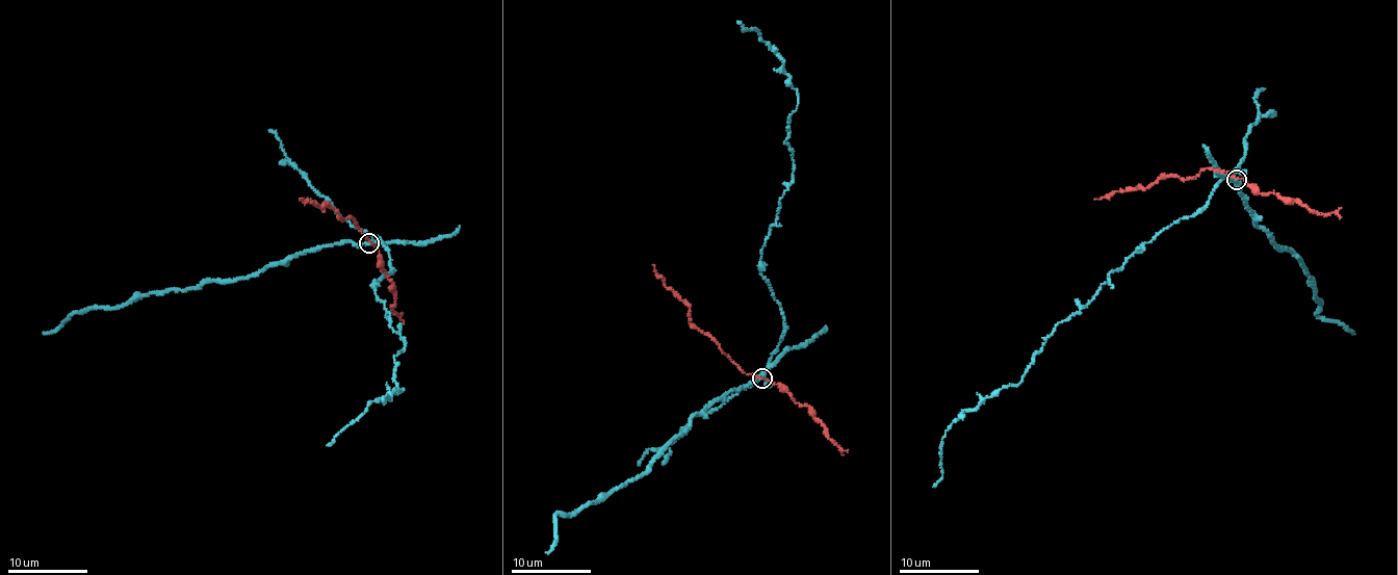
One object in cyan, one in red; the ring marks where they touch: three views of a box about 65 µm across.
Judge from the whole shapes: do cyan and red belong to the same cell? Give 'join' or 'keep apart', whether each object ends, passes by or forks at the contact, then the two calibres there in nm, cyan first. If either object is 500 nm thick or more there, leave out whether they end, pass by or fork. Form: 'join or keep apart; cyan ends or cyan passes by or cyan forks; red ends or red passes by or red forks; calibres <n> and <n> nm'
keep apart; cyan passes by; red passes by; calibres 300 and 140 nm

